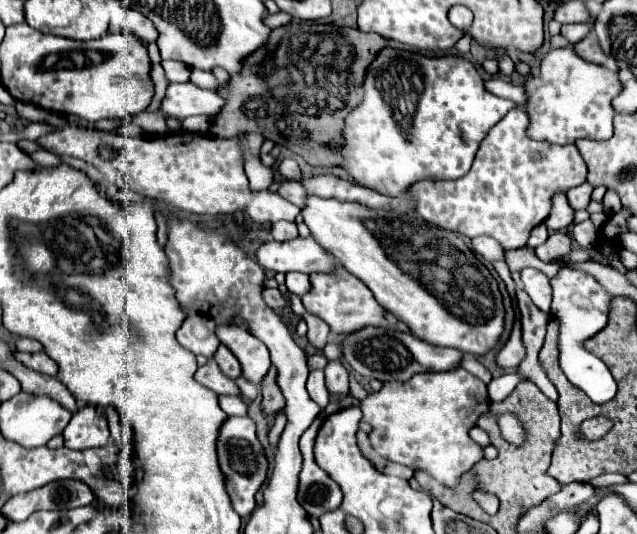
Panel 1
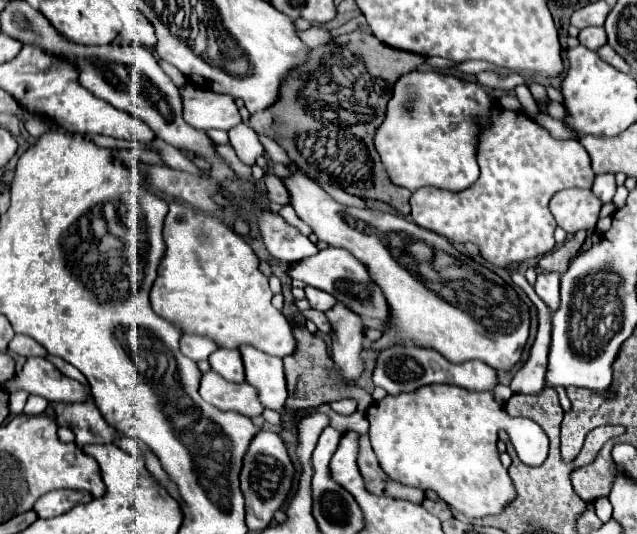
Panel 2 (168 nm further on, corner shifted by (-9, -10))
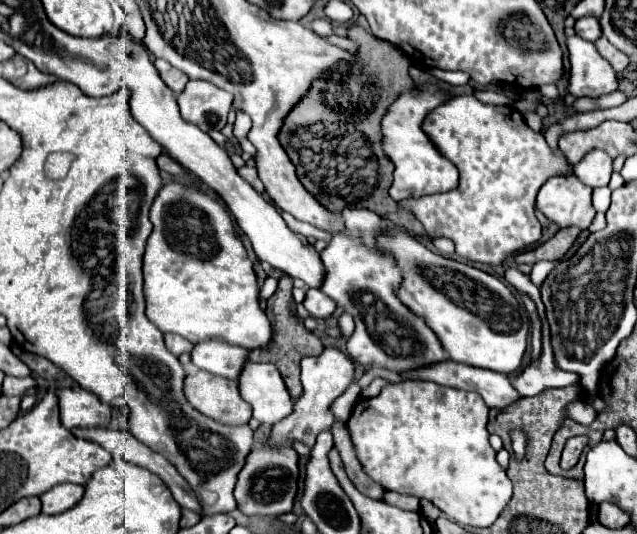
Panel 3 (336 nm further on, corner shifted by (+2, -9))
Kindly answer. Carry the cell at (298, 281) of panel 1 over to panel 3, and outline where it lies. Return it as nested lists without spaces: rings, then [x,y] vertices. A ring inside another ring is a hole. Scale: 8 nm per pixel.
[[[309,288],[309,290],[307,290],[305,300],[303,300],[303,306],[305,306],[315,318],[319,318],[319,320],[329,318],[329,316],[333,314],[333,310],[337,308],[335,302],[333,302],[329,296],[325,296],[321,290],[317,290],[317,288]]]

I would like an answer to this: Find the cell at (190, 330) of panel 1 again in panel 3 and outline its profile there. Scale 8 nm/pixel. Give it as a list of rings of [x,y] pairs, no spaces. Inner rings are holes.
[[[165,334],[165,344],[167,344],[167,350],[175,356],[181,356],[181,354],[193,350],[193,344],[179,334]]]

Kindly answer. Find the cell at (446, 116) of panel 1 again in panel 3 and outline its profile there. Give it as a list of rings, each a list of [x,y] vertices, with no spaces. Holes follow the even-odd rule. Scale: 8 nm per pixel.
[[[419,84],[413,86],[413,90],[403,92],[385,112],[381,120],[381,148],[385,156],[393,162],[395,166],[395,180],[389,188],[391,196],[395,200],[403,198],[417,198],[425,194],[437,194],[437,192],[449,192],[459,186],[459,170],[457,166],[447,160],[437,146],[431,142],[431,138],[421,130],[421,122],[425,116],[435,110],[437,106],[449,102],[453,94],[449,90],[443,90],[437,84]]]

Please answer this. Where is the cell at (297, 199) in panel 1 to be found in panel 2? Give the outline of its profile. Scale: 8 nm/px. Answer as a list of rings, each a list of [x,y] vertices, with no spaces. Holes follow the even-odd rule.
[[[266,175],[264,177],[264,185],[266,185],[268,197],[270,197],[272,203],[280,203],[280,205],[288,205],[290,203],[288,191],[284,189],[284,183],[276,175]]]

